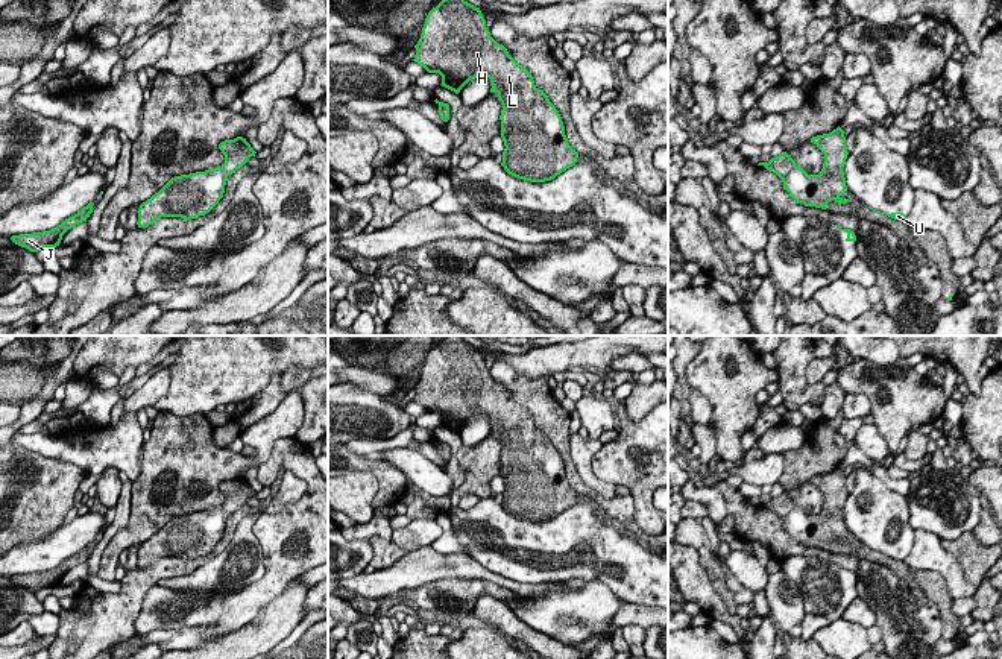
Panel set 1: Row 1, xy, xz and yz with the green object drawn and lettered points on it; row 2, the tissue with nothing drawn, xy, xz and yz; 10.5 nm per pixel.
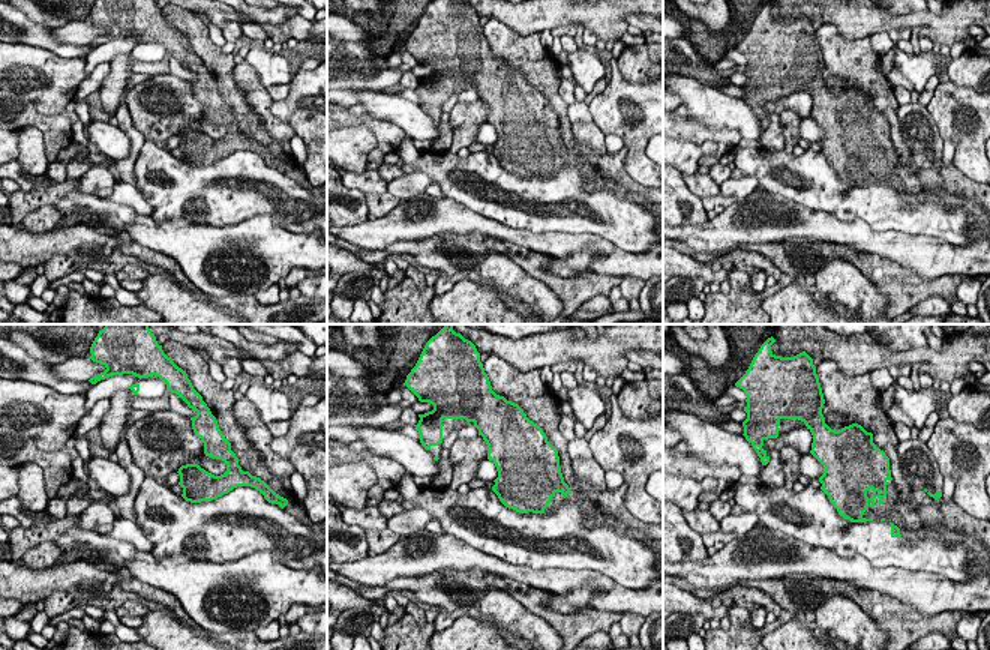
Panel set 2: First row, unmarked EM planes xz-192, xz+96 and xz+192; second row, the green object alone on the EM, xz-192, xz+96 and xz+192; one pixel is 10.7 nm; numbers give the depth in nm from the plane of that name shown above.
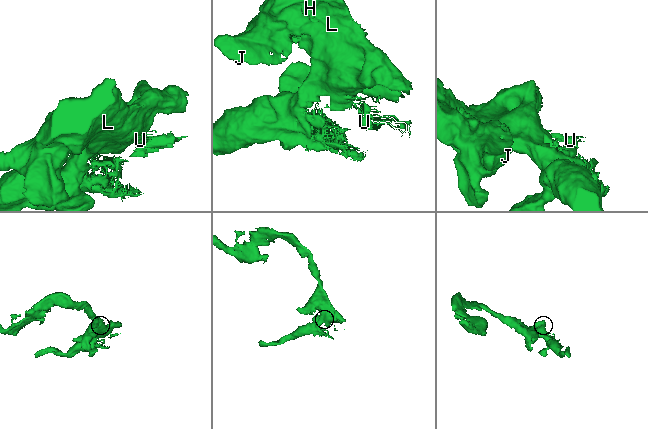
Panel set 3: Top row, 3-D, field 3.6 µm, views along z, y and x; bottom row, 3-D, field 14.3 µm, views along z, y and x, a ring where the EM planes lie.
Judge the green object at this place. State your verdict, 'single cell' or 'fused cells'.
single cell

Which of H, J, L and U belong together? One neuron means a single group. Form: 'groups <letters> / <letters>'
groups H J L U

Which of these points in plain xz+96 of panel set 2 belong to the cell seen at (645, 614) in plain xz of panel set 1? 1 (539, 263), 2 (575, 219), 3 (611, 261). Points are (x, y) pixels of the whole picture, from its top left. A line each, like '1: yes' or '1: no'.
1: no
2: no
3: yes

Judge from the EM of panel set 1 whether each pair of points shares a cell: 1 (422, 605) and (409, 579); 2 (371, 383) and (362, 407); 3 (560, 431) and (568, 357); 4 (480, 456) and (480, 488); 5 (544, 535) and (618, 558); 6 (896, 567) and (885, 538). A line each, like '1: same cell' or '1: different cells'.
1: different cells
2: different cells
3: different cells
4: same cell
5: same cell
6: different cells

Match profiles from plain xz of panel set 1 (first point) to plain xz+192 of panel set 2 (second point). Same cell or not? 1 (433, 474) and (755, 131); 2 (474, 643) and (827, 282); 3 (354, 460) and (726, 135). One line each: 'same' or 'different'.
1: same
2: different
3: same

